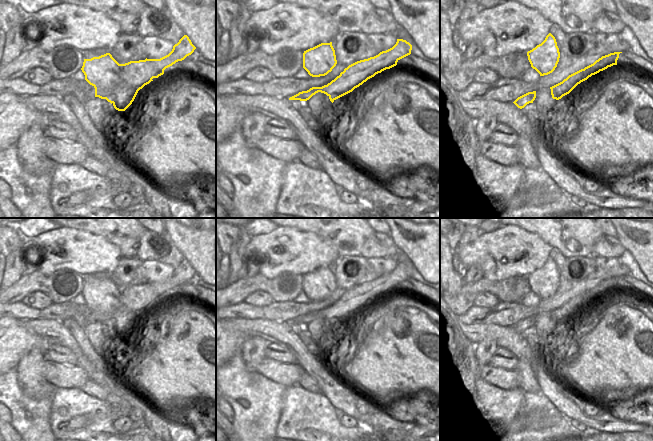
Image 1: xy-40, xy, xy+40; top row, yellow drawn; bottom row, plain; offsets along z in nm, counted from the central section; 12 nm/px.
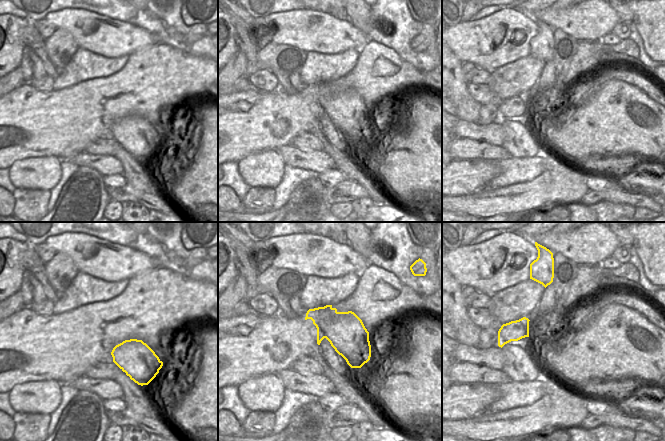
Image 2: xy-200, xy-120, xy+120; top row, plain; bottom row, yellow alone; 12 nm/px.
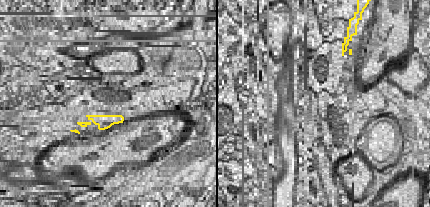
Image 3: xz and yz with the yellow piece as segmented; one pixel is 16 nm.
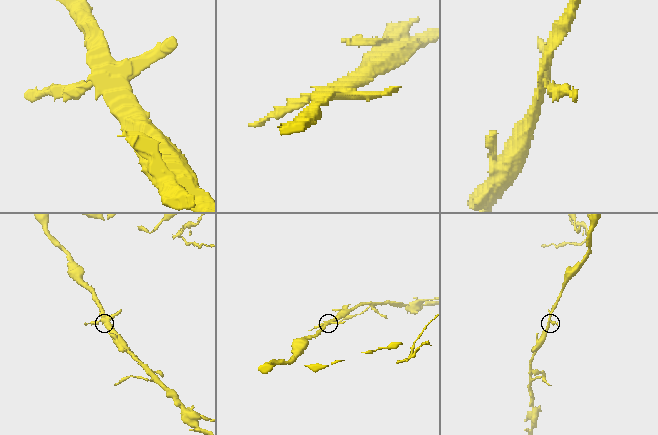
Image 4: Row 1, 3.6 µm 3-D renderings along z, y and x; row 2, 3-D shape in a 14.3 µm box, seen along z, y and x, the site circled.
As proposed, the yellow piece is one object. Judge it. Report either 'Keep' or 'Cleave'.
Keep

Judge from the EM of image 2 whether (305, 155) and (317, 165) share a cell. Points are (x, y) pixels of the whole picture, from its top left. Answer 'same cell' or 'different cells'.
same cell

